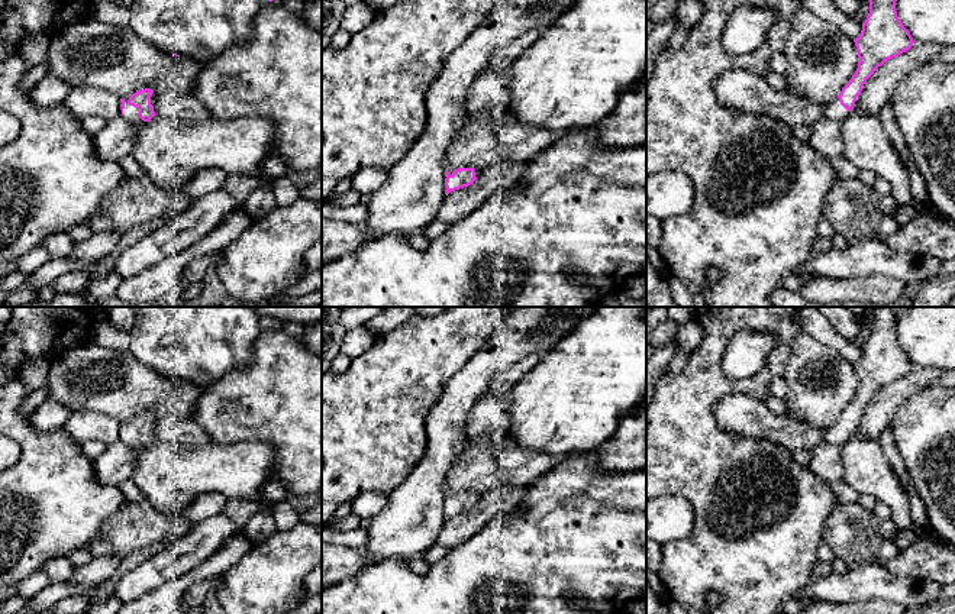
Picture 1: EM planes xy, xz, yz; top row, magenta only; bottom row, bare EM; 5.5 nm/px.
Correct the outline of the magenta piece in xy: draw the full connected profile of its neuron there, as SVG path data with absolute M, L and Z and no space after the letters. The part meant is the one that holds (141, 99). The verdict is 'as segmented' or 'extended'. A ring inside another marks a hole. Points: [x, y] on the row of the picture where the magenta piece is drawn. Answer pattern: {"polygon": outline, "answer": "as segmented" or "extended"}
{"polygon": "M139 90L130 97L120 98L119 116L136 125L159 119L154 112L155 94L152 90Z", "answer": "extended"}

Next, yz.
{"polygon": "M869 0L869 13L859 36L854 39L858 68L838 98L826 104L825 119L843 120L854 113L862 87L874 71L913 46L912 35L897 16L896 1Z", "answer": "extended"}

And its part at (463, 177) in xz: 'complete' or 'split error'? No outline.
split error

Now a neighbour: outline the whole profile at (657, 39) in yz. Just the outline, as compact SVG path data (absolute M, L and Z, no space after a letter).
M675 14L665 22L656 23L655 28L646 35L646 83L651 78L656 56L667 49L667 43L678 25L680 19Z

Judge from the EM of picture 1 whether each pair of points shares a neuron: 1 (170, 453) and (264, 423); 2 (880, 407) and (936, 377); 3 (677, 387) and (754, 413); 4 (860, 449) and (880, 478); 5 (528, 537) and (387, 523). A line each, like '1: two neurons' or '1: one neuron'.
1: two neurons
2: one neuron
3: two neurons
4: one neuron
5: two neurons

